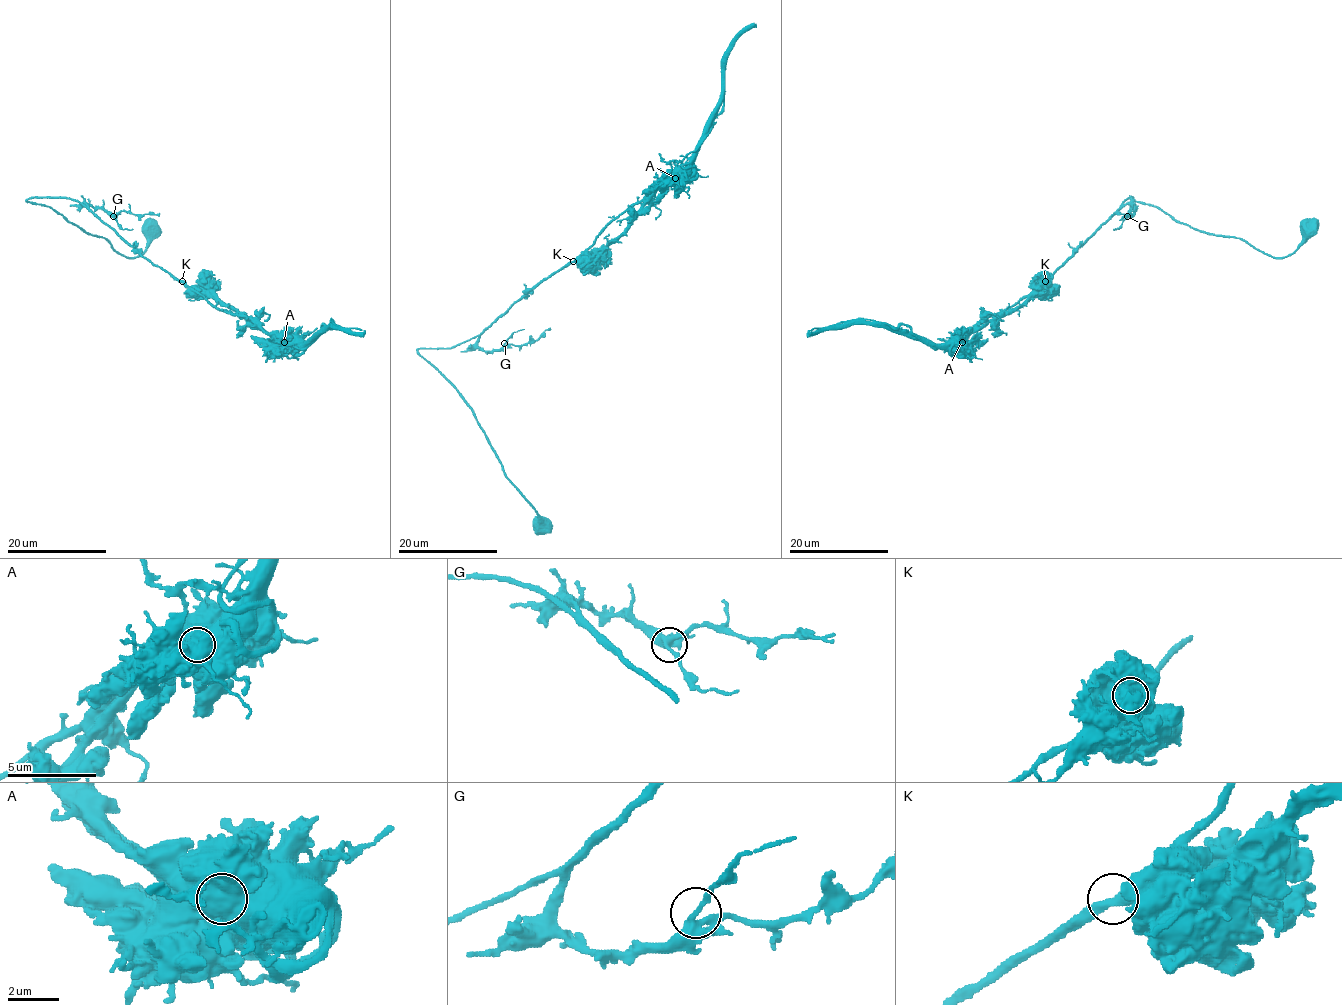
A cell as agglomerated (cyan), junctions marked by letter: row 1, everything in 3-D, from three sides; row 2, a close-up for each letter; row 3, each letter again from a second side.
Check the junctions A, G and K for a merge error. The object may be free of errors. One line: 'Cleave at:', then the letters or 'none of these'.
Cleave at: A

